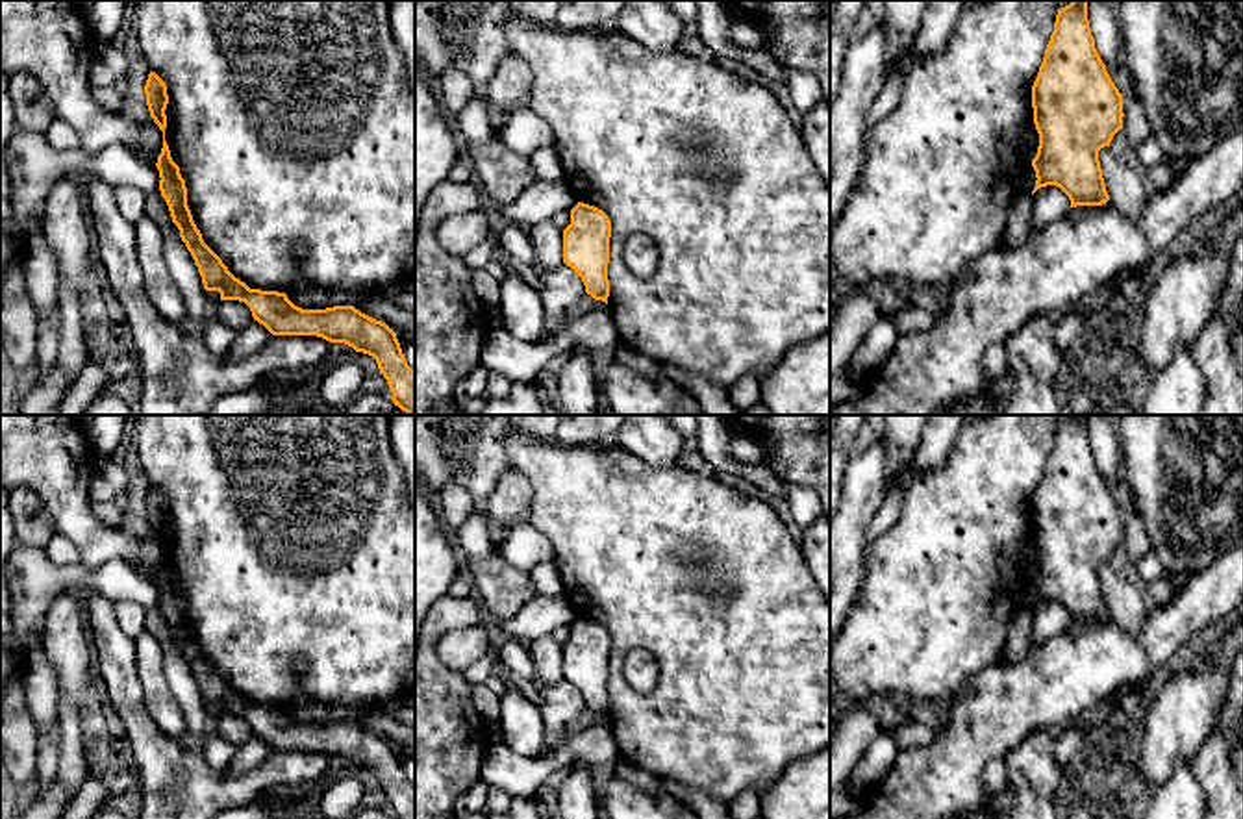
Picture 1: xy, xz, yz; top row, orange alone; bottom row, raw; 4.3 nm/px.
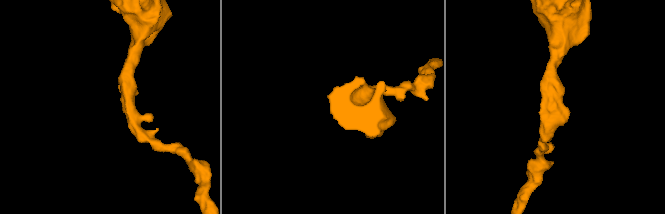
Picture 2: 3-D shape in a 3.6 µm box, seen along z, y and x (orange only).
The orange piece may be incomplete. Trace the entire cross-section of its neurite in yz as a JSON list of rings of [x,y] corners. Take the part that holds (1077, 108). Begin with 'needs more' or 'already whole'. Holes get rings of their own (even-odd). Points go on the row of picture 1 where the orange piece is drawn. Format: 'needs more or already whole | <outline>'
already whole | [[[1073,0],[1069,6],[1058,9],[1054,32],[1045,50],[1043,63],[1032,85],[1034,124],[1039,133],[1037,154],[1032,159],[1036,170],[1036,187],[1032,195],[1047,185],[1060,187],[1076,206],[1102,206],[1110,200],[1099,150],[1110,146],[1113,135],[1123,130],[1123,94],[1111,82],[1106,65],[1102,63],[1087,20],[1087,0]]]

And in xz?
already whole | [[[589,204],[571,209],[571,224],[563,230],[563,263],[584,282],[585,293],[608,304],[609,280],[609,217]]]

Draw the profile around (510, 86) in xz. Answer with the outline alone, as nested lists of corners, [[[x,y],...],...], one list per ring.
[[[509,52],[495,70],[493,78],[482,89],[485,100],[504,111],[511,111],[526,104],[534,72],[530,65]]]

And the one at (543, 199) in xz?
[[[537,180],[513,204],[498,204],[495,209],[517,226],[532,226],[559,211],[571,211],[578,202],[565,180]]]

